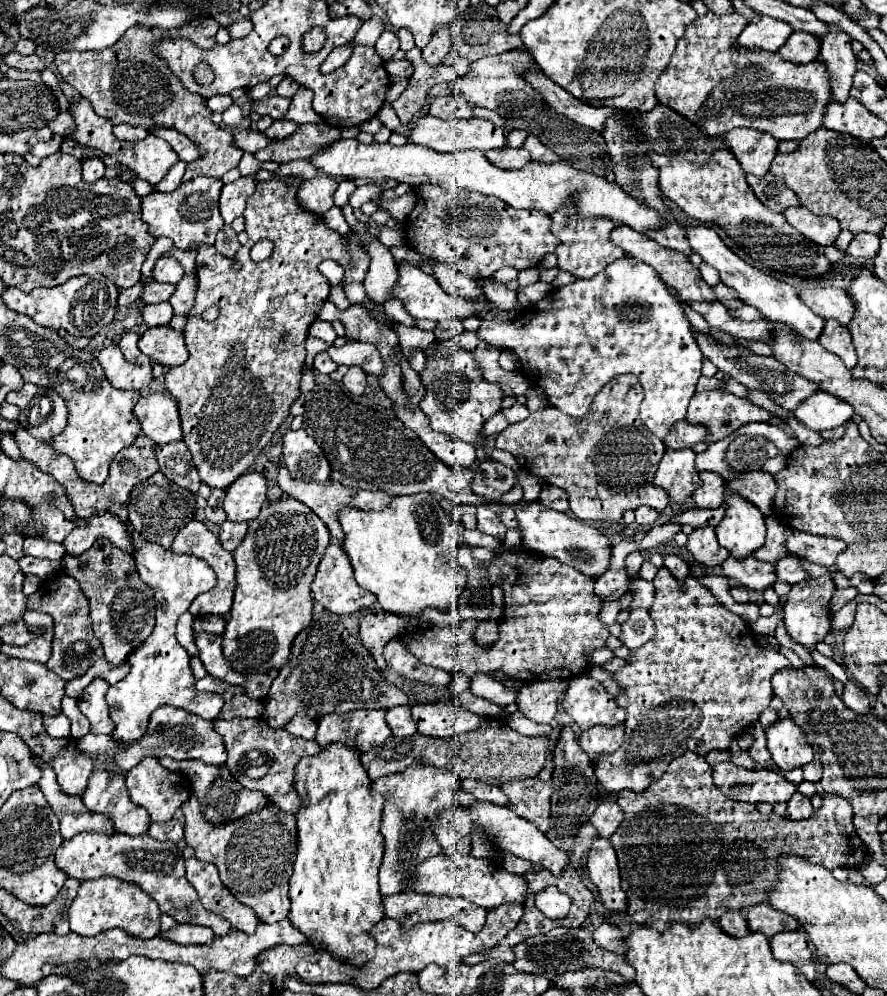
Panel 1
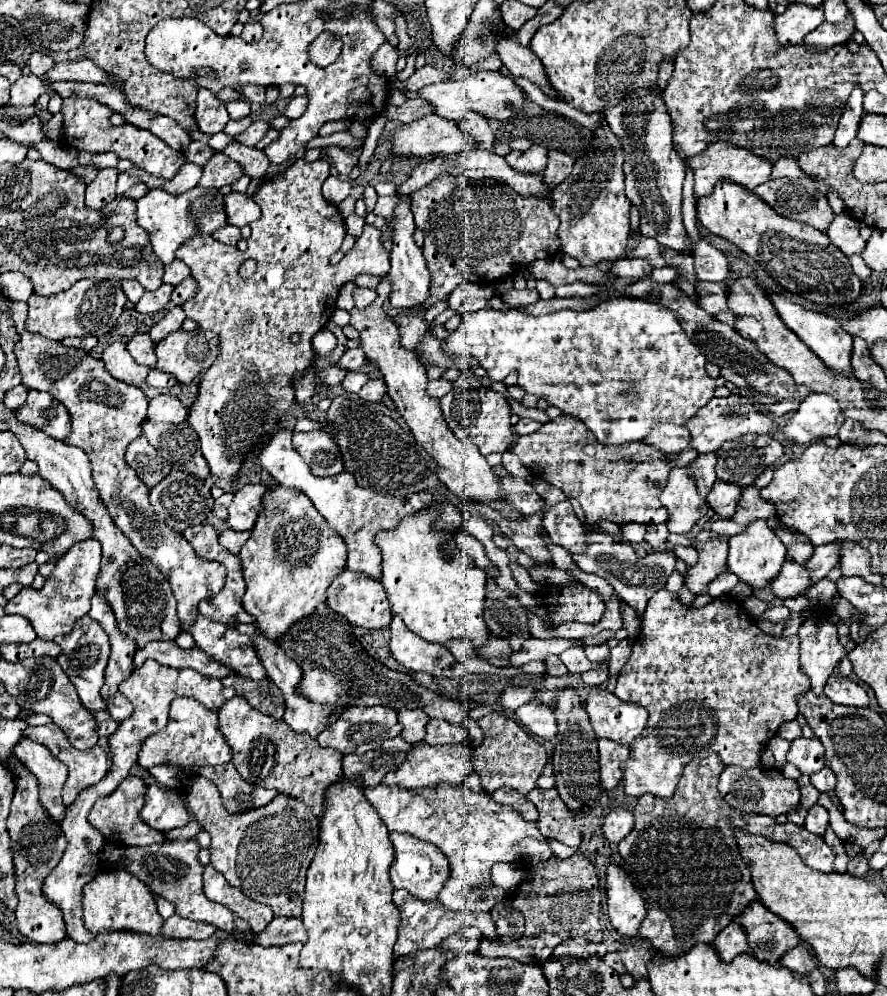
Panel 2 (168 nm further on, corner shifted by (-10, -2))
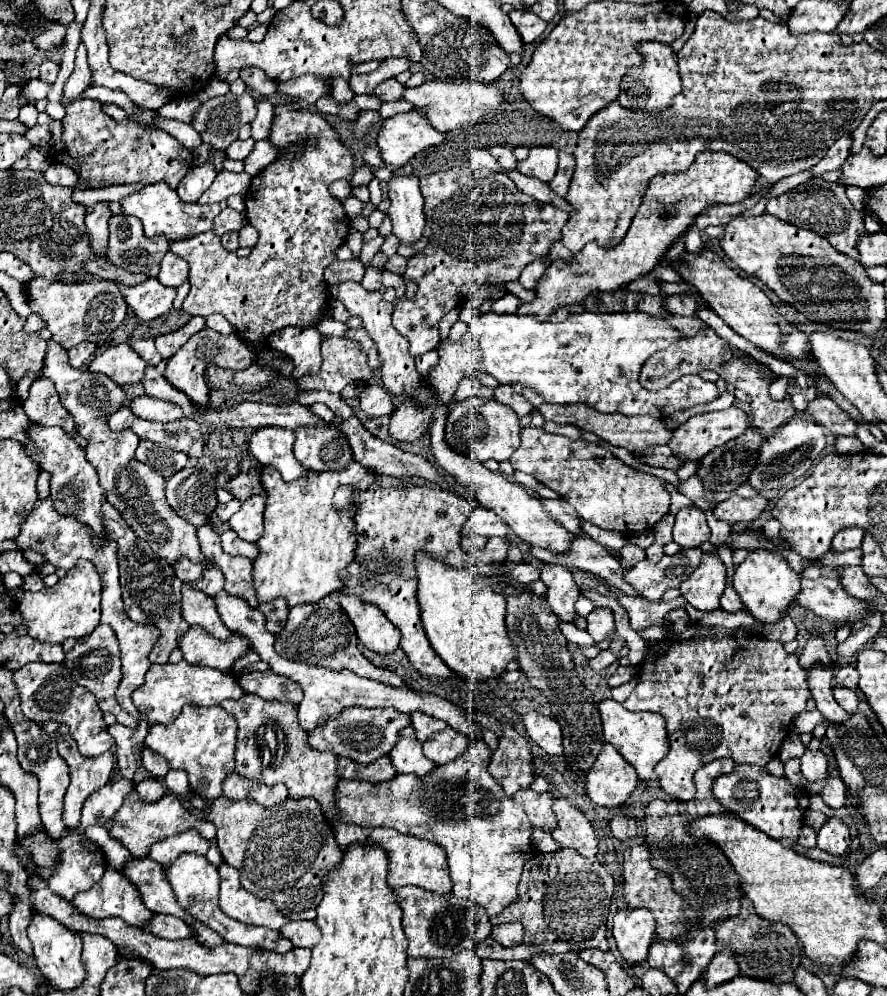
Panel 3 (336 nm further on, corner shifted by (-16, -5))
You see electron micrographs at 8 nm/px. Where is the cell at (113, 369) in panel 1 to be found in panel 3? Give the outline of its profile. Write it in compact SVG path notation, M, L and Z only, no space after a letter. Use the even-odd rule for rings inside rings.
M122 343L104 351L94 359L94 363L88 365L88 371L106 373L118 385L142 381L144 369L146 369L146 363L136 355L136 351L132 351L128 343Z

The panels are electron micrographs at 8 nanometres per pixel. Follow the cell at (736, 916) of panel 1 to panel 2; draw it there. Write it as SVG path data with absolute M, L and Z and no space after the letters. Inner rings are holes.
M736 922L728 924L714 940L714 950L718 952L718 956L726 962L734 960L734 956L740 956L748 950L748 942L744 936L742 926L738 926Z

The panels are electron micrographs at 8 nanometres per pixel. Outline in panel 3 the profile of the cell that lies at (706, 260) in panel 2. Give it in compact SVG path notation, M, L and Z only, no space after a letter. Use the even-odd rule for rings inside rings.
M692 229L688 233L688 239L686 239L686 251L688 253L700 253L704 249L704 243L702 243L702 235L698 229Z

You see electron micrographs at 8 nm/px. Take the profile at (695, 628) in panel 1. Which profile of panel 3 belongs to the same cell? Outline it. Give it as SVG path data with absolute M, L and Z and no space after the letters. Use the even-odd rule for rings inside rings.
M690 624L685 632L670 633L666 641L654 641L648 647L644 661L638 665L638 683L630 697L624 701L632 711L656 711L666 719L670 751L656 765L660 789L680 801L690 801L696 795L692 775L712 759L732 757L736 763L752 763L764 767L786 739L792 719L806 709L806 701L812 697L806 685L806 671L798 665L798 653L788 653L782 641L768 641L756 635L748 635L742 629L729 636L732 630L724 627L704 627Z

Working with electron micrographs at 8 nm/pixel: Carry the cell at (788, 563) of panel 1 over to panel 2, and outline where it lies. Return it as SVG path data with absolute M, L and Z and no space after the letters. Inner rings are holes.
M834 540L832 544L824 544L814 550L814 556L806 562L806 570L812 574L814 582L822 580L838 564L840 544L842 544L842 540Z

